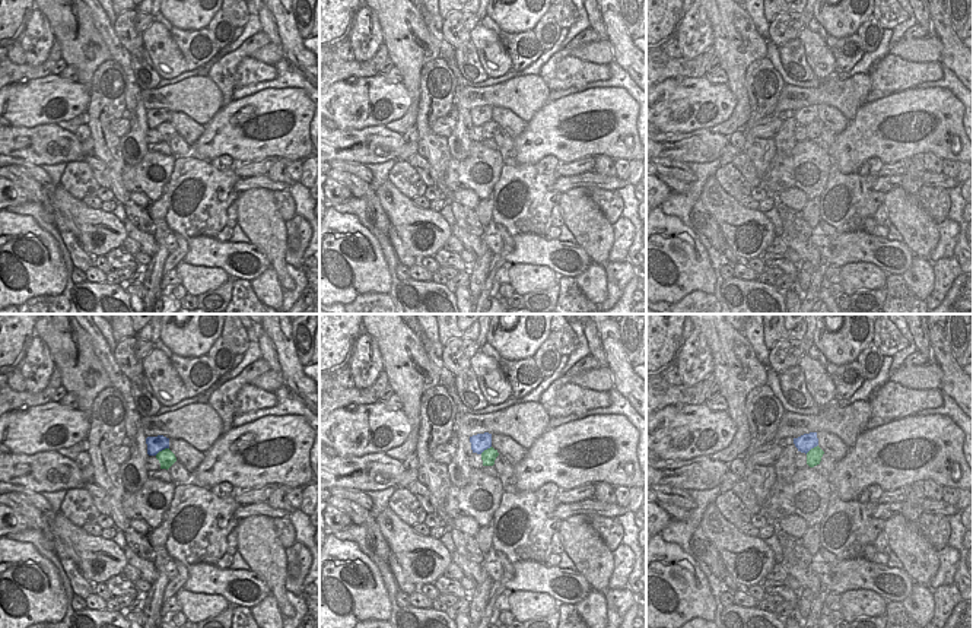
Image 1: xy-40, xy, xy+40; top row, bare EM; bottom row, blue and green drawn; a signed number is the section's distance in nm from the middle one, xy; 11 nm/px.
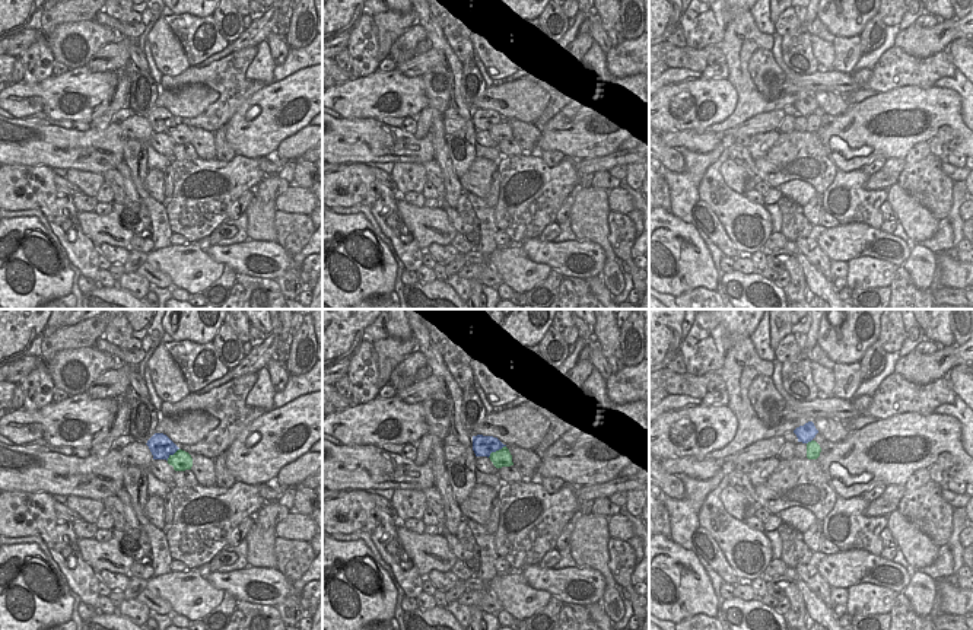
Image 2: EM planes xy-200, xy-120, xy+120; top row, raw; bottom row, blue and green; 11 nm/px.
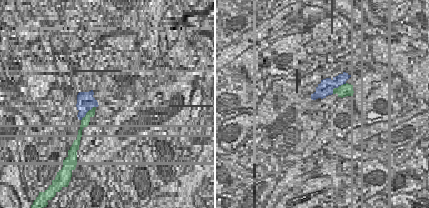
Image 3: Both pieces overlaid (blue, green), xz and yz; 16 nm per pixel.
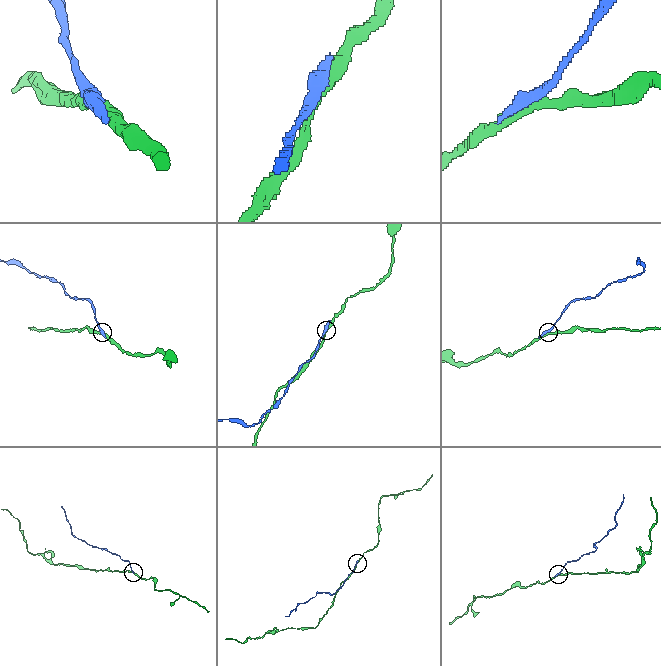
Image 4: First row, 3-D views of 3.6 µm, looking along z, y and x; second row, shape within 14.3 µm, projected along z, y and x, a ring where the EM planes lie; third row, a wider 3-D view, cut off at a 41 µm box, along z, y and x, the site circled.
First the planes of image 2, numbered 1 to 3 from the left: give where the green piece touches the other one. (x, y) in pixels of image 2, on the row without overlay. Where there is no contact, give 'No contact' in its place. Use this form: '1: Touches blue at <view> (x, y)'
1: Touches blue at xy-200 (172, 127)
2: Touches blue at xy-120 (496, 123)
3: Touches blue at xy+120 (808, 114).

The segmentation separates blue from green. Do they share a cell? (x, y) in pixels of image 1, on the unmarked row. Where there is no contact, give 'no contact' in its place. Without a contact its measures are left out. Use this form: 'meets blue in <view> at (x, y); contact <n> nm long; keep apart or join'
meets blue in xy-40 at (161, 123); contact 180 nm long; keep apart

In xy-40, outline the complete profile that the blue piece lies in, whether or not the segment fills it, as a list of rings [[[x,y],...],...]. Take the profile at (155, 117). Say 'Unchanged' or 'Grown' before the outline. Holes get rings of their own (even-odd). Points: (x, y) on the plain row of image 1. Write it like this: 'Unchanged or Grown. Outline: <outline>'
Unchanged. Outline: [[[163,108],[147,110],[146,117],[147,117],[147,127],[156,129],[159,124],[169,121],[169,111]]]

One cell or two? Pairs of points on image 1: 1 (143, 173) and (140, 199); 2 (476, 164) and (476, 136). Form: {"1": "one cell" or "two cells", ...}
{"1": "two cells", "2": "two cells"}

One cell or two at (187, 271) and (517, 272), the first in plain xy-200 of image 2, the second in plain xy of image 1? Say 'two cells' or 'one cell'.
one cell

